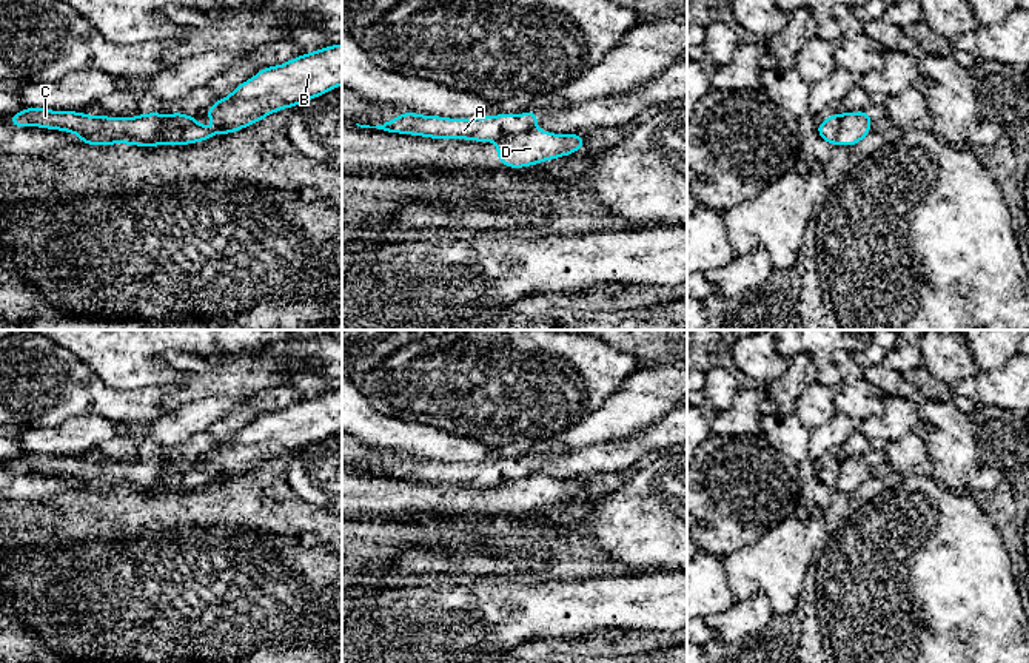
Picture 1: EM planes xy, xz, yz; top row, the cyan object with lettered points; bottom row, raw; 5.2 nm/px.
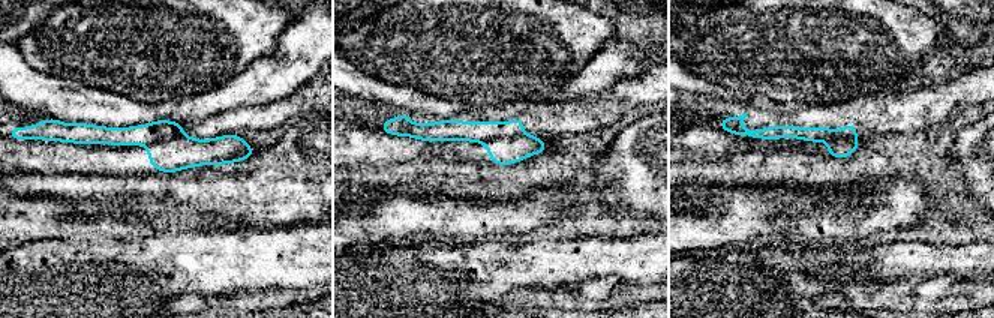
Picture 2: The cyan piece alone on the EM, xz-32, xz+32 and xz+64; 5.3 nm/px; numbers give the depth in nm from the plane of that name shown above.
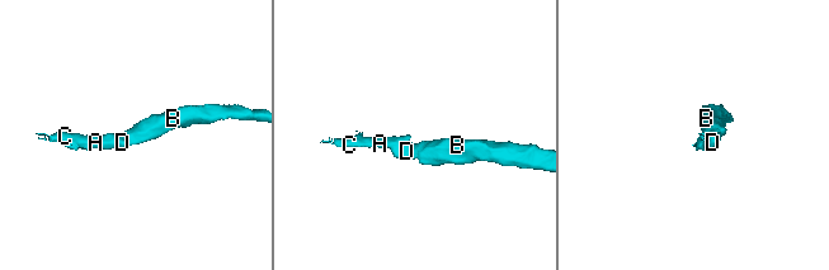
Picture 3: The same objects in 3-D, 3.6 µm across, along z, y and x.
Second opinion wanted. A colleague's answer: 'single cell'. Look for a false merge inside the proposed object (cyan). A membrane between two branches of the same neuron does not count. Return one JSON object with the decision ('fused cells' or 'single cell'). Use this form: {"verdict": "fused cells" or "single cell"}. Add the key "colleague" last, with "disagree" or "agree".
{"verdict": "fused cells", "colleague": "disagree"}

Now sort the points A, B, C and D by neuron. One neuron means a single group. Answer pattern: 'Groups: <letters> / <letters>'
Groups: A C / B D

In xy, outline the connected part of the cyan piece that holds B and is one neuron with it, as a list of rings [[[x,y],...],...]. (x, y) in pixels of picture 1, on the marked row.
[[[330,45],[322,49],[305,52],[277,66],[262,68],[256,76],[237,85],[226,99],[217,99],[203,116],[209,117],[216,128],[209,130],[196,122],[196,116],[173,113],[166,116],[171,126],[166,134],[166,143],[182,146],[213,139],[217,134],[231,134],[256,122],[263,120],[268,114],[294,108],[303,102],[320,97],[342,85],[342,45]]]

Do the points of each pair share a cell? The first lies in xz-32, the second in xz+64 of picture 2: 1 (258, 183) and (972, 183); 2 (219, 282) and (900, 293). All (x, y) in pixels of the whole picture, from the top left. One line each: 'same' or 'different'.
1: same
2: different

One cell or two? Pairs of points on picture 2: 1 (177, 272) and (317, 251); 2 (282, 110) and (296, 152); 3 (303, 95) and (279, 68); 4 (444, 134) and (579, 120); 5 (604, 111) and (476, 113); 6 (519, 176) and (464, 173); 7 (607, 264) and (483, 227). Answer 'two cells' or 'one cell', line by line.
1: one cell
2: two cells
3: two cells
4: one cell
5: one cell
6: one cell
7: two cells

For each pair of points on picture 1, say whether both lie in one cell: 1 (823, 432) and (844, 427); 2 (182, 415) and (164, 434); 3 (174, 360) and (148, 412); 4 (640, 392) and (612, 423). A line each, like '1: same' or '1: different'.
1: same
2: same
3: different
4: same

